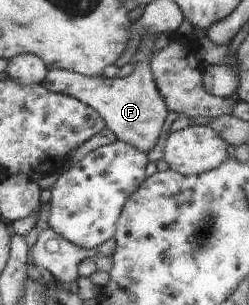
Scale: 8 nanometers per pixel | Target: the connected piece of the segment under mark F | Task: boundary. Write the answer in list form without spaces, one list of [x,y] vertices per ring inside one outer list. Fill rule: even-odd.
[[[145,38],[143,48],[133,57],[134,71],[125,78],[94,77],[70,70],[52,69],[48,71],[47,78],[41,84],[50,91],[77,97],[96,108],[118,140],[136,146],[148,154],[154,151],[164,133],[169,111],[151,70],[150,55],[155,53],[152,51],[152,43],[154,38]]]

